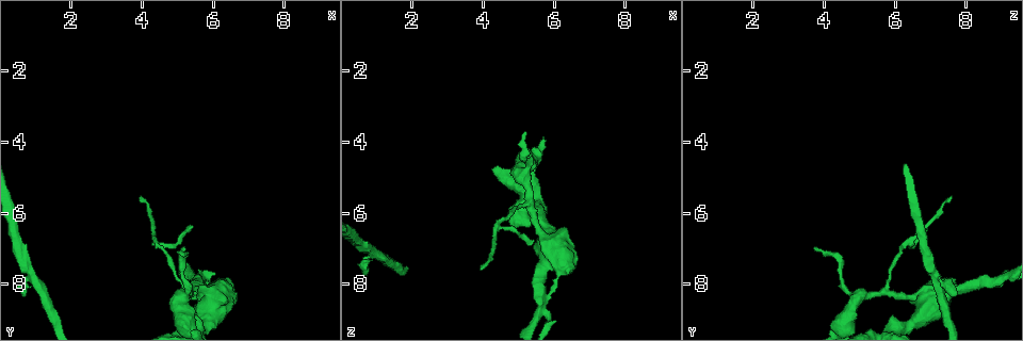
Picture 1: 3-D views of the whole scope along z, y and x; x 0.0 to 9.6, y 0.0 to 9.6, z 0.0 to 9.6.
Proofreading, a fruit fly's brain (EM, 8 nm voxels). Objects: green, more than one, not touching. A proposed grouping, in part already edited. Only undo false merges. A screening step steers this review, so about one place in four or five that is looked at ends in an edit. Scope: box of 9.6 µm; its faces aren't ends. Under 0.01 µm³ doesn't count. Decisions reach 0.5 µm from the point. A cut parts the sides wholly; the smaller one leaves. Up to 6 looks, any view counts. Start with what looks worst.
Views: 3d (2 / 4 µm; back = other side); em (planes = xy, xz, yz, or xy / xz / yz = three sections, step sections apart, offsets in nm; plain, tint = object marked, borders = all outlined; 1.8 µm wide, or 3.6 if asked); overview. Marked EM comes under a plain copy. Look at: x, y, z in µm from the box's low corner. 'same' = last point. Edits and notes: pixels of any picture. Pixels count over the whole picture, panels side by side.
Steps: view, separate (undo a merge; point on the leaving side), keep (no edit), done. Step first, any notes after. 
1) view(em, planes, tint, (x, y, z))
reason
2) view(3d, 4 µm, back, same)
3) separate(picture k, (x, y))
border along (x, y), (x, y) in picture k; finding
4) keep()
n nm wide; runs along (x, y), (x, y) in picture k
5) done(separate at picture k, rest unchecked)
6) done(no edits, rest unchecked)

view(3d, 2 µm, (4.35, 6.95, 6.30))
abrupt turn

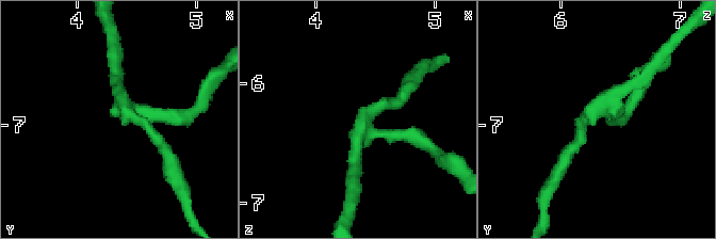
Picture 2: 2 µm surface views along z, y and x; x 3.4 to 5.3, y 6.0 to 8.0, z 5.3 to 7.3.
view(em, planes, tint, (4.40, 6.90, 6.36))
3 arms

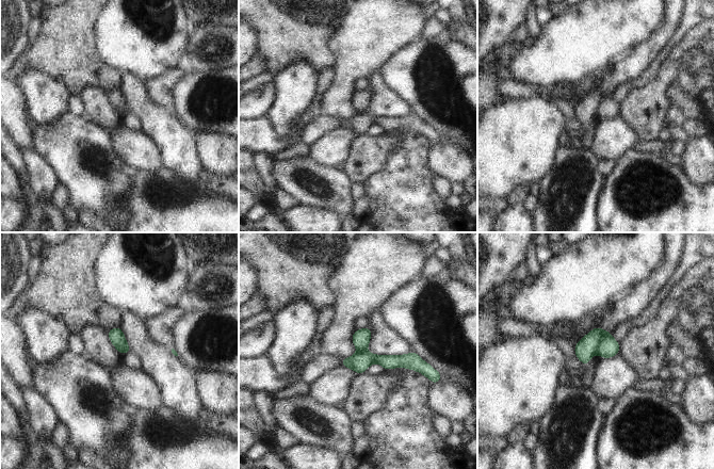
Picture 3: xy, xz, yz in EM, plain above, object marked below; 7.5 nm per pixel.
separate(picture 3, (609, 346))
border along (611, 335), (602, 339), (596, 351) in picture 3; a second neuron is stuck on

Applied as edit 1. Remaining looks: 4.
view(overview)
see it whole again

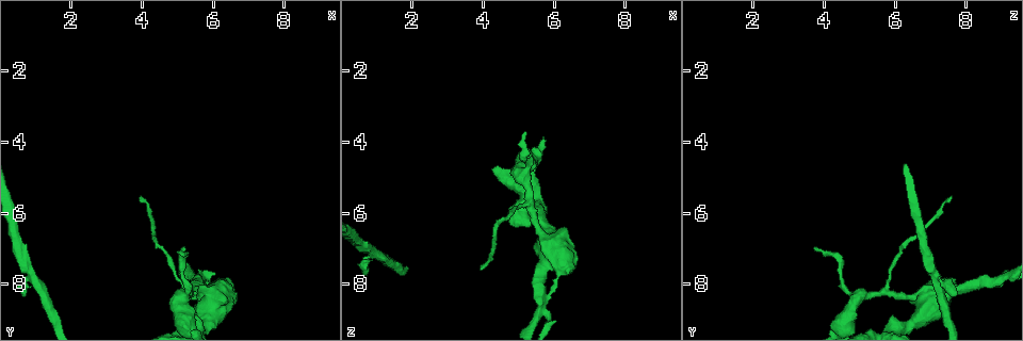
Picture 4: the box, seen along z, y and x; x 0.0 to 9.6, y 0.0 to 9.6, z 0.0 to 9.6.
view(em, xy, step 16, tint, (1.00, 7.80, 7.10))
three arms meet

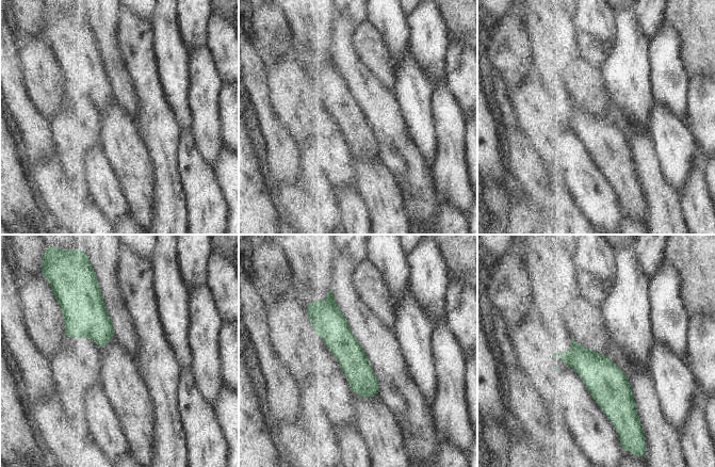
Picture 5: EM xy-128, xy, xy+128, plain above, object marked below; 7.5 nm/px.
separate(picture 5, (566, 356))
220 nm wide; border along (569, 352), (570, 361) in picture 5; a second neuron is stuck on

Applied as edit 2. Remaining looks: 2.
view(em, planes, tint, (5.10, 8.50, 4.95))

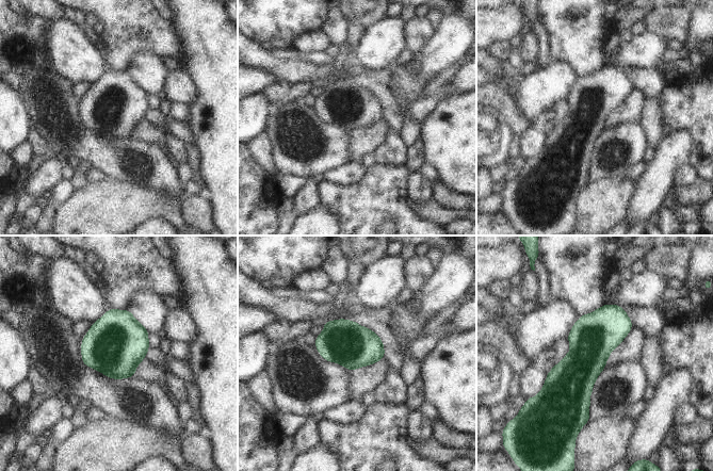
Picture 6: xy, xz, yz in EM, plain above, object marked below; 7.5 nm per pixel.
keep()
340 nm wide; one neuron here

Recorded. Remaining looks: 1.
done(separate at picture 3, separate at picture 5, rest unchecked)

